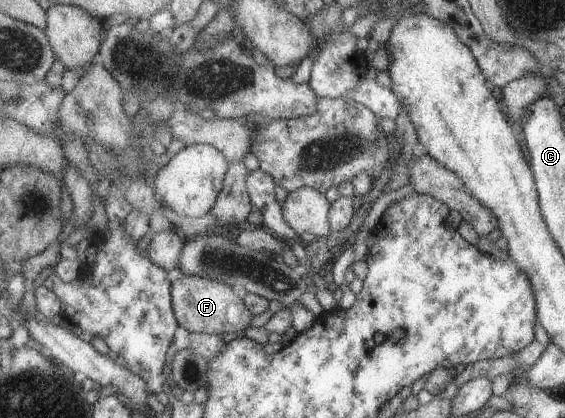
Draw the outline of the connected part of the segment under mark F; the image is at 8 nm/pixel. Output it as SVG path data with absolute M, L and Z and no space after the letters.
M174 274L170 283L170 299L176 323L189 333L237 334L249 327L254 316L230 286L198 276Z

